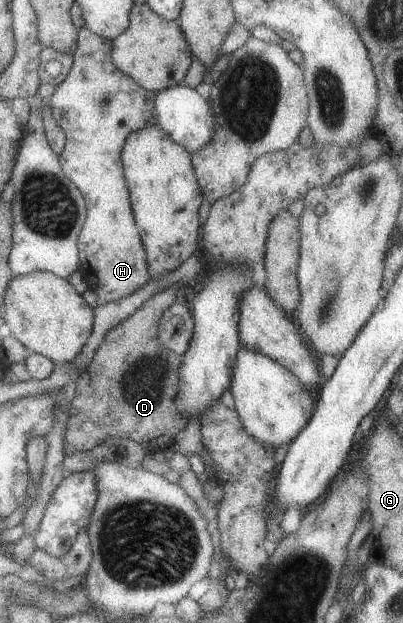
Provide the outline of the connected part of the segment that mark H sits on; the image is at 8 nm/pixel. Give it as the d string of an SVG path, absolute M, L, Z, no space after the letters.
M83 26L76 31L78 46L71 55L71 68L65 78L54 86L47 104L55 124L61 128L65 136L63 150L58 156L61 170L85 200L86 218L77 237L80 262L78 270L82 273L88 288L97 295L98 303L107 304L133 294L150 280L146 252L131 210L120 152L127 135L145 127L148 124L147 120L154 116L154 93L143 90L113 64L110 40L103 40Z

